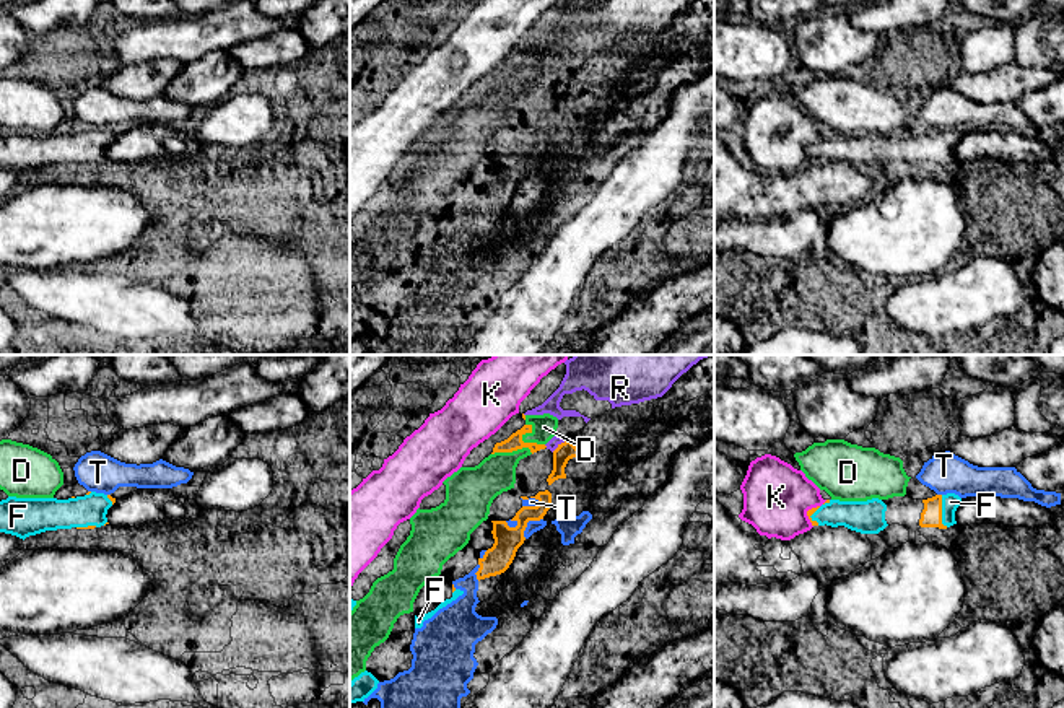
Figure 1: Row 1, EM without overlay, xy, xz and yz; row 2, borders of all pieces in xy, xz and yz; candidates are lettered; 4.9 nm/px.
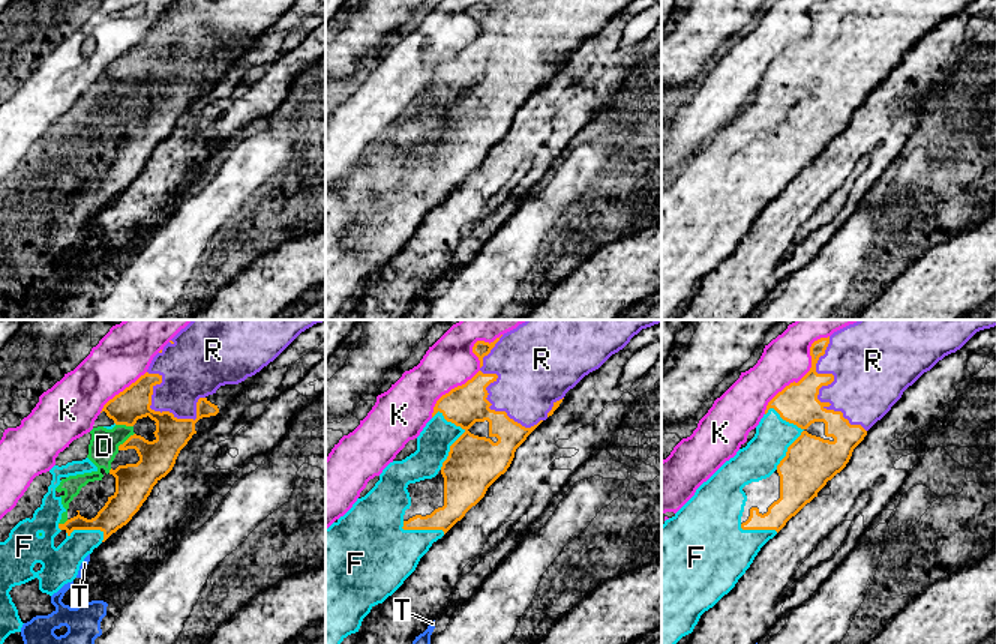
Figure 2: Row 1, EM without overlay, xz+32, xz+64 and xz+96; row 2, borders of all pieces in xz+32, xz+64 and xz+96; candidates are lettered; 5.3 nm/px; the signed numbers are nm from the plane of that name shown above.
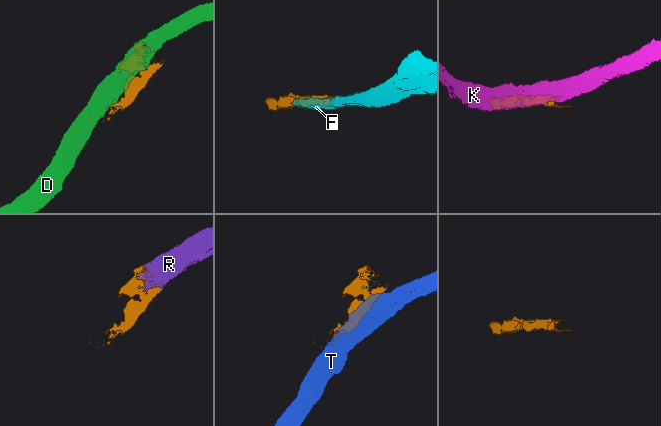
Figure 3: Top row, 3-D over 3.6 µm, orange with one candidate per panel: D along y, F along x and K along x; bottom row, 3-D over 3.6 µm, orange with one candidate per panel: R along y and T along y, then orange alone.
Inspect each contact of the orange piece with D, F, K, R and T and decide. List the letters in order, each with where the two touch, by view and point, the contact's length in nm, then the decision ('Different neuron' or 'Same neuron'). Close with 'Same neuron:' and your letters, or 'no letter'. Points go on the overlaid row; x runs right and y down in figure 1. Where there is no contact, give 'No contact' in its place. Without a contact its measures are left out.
D: Touches orange at xz (523, 441). Shared border 140 nm. Different neuron
F: Touches orange at yz (941, 511). Shared border 160 nm. Same neuron
K: Touches orange at yz (807, 513). Shared border 120 nm. Different neuron
R: Touches orange at xz (562, 443). Shared border 110 nm. Same neuron
T: Touches orange at xz (527, 521). Shared border 140 nm. Different neuron
Same neuron: F, R

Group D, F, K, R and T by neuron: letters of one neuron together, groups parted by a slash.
D / F R / K / T

